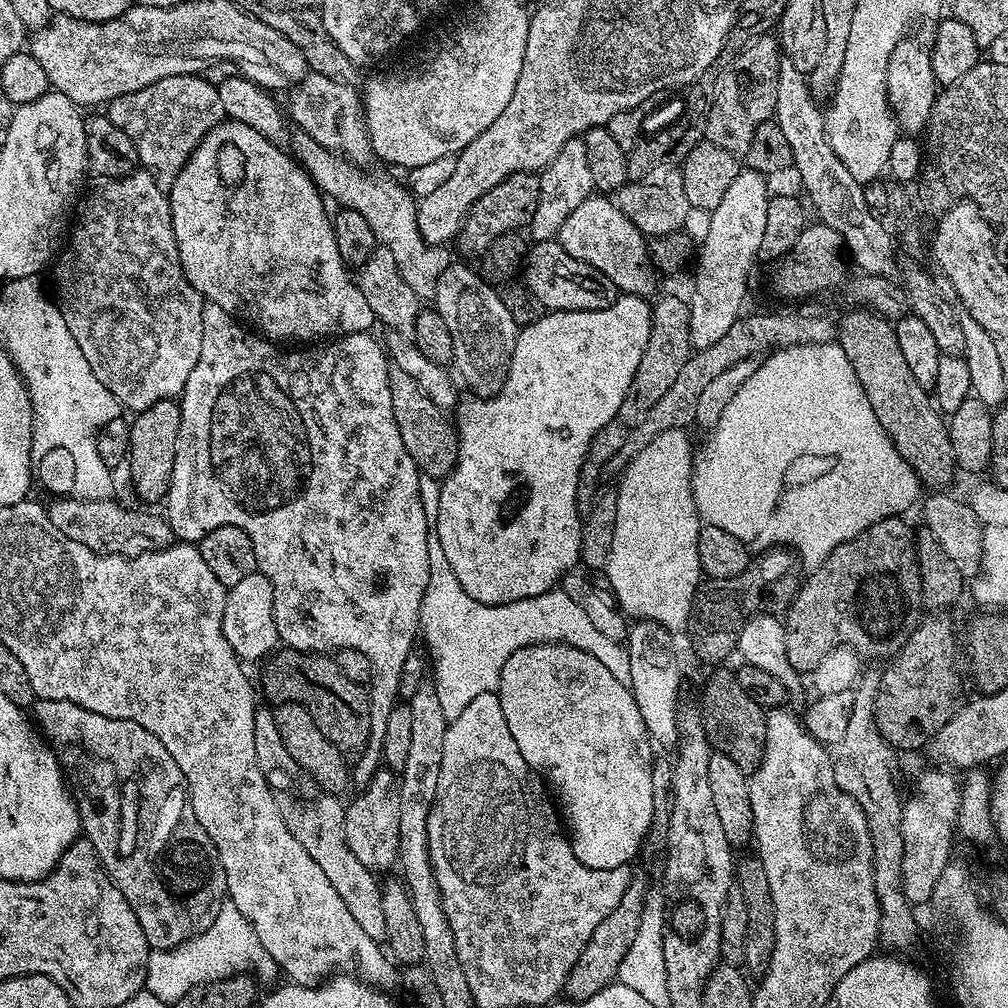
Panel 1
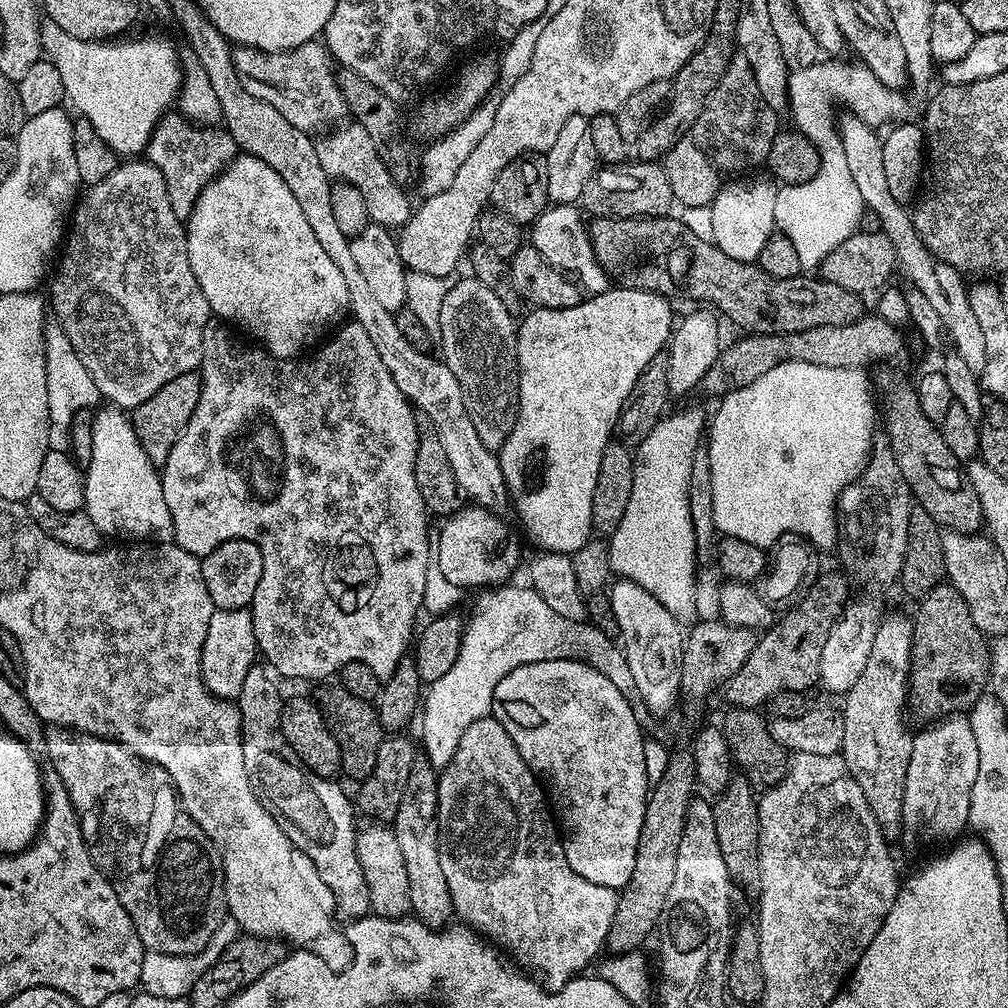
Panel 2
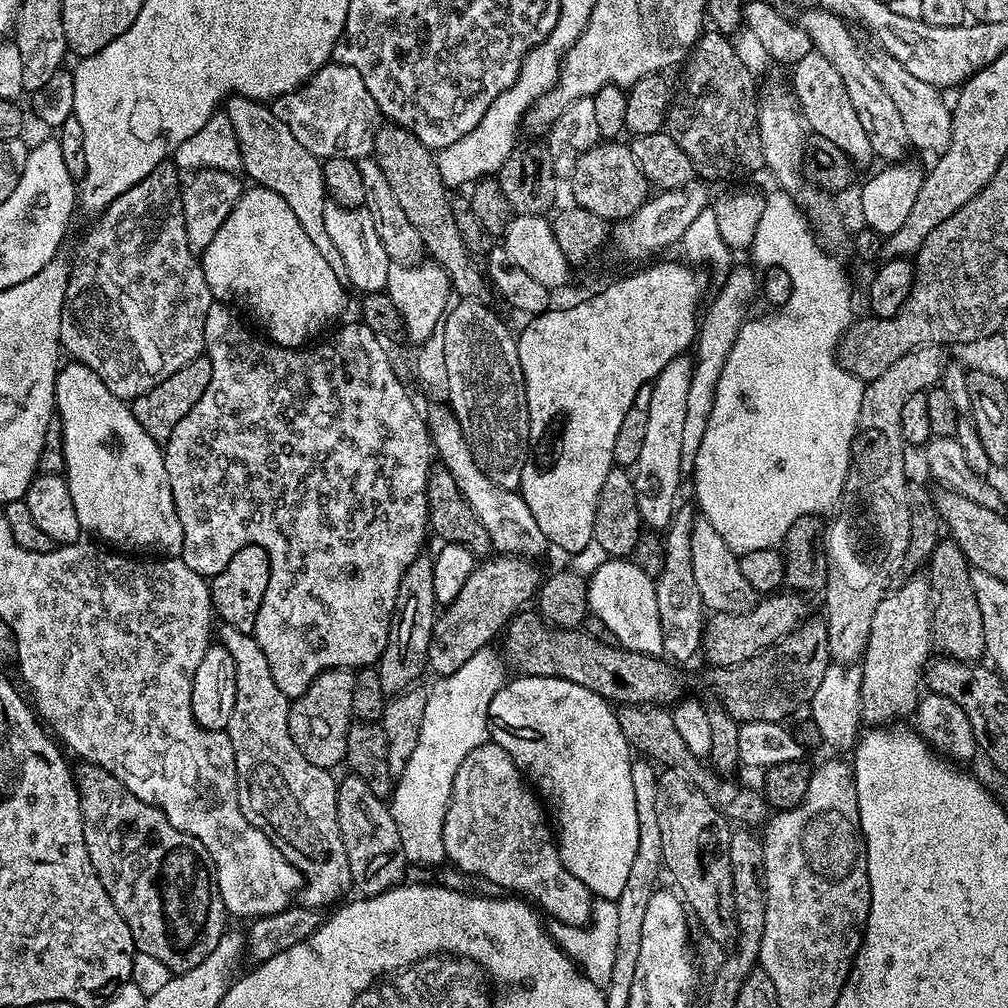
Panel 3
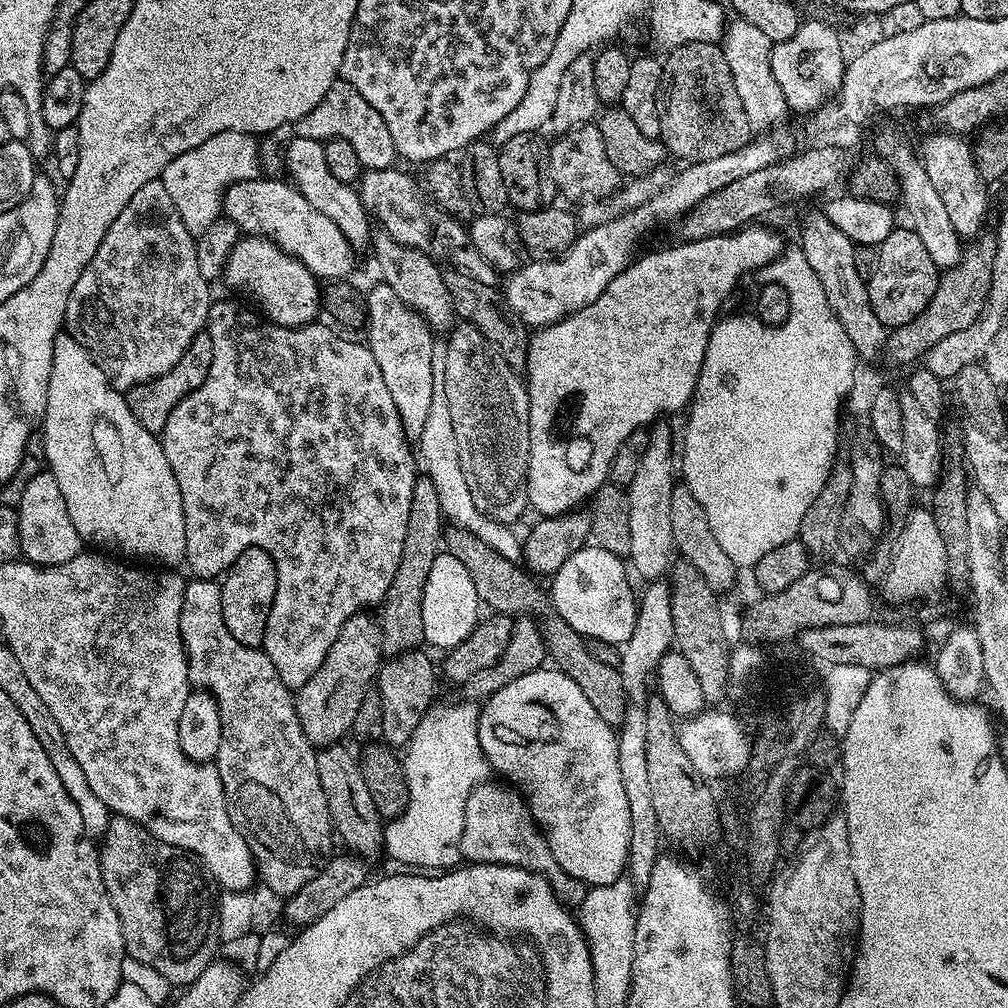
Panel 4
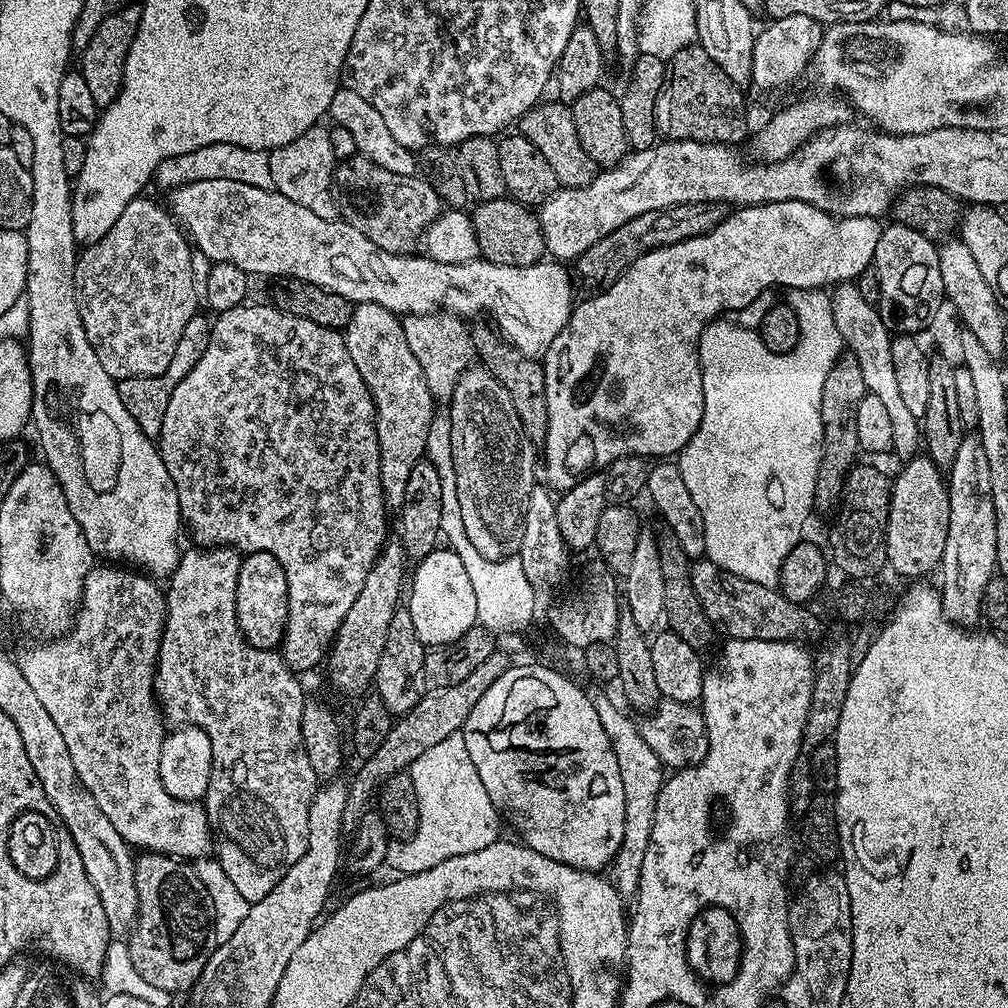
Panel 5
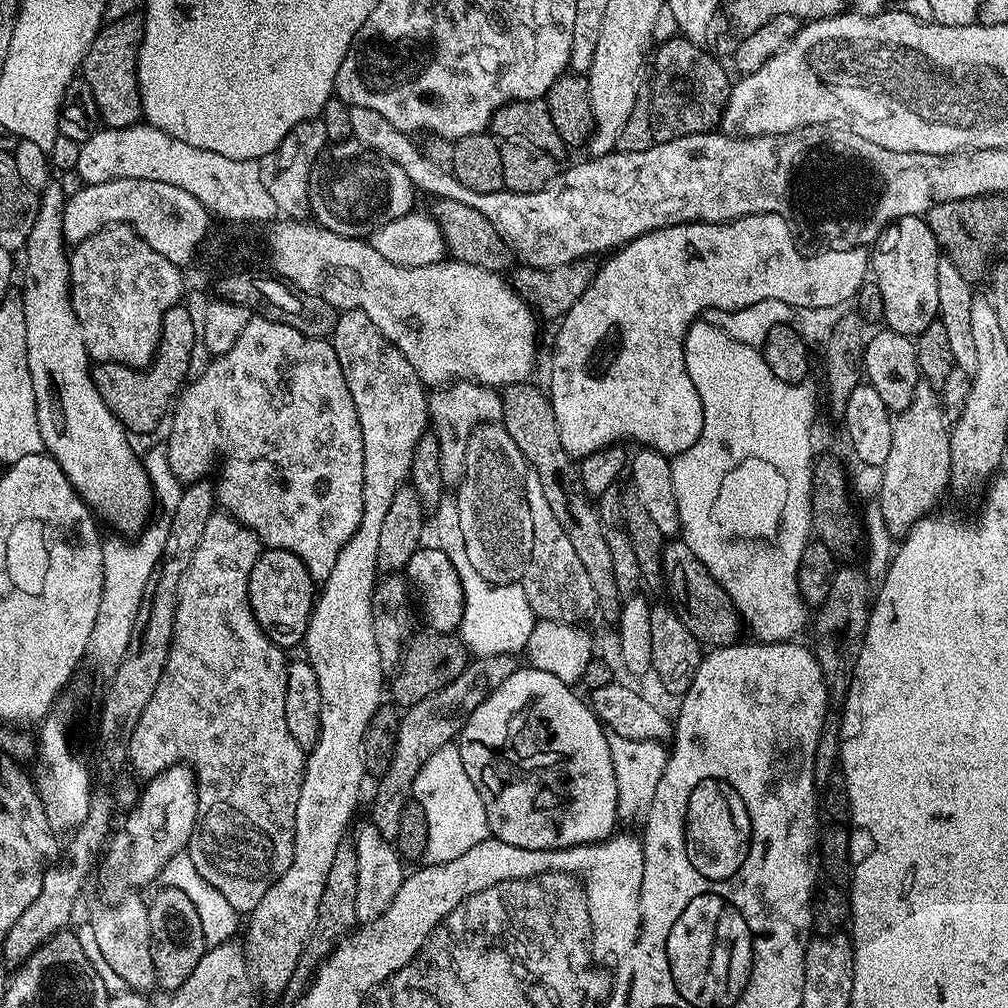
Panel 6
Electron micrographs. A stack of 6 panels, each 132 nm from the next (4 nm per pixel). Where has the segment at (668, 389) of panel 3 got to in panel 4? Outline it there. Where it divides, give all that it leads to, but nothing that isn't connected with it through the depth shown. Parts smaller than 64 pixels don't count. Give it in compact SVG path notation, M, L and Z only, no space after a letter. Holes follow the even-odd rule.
M660 423L651 425L648 432L648 449L638 462L634 482L630 482L626 489L630 502L630 554L627 559L630 561L631 571L635 575L637 572L644 582L659 581L669 571L674 559L670 530L670 494L678 482L678 476L674 471L672 432Z

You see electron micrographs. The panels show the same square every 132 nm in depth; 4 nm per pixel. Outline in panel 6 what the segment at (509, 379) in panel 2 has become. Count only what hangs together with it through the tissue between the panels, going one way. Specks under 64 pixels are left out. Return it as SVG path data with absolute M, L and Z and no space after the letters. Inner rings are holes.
M503 423L481 424L472 431L466 446L464 477L455 489L454 499L466 558L470 558L474 570L478 570L478 574L491 584L517 583L532 558L534 521L530 519L530 506L524 489L529 474L522 450L518 450Z

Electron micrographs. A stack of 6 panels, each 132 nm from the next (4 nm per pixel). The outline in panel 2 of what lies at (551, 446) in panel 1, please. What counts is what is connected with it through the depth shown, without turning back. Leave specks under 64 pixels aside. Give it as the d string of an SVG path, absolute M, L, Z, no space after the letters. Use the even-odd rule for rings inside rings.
M619 286L609 287L607 292L598 292L581 299L578 306L569 308L538 308L533 307L532 313L523 321L519 321L516 330L516 361L520 364L520 409L514 422L514 430L506 438L506 442L498 449L500 469L508 487L509 497L516 504L516 512L524 519L524 528L532 535L532 540L545 552L562 552L571 554L585 539L593 535L591 520L591 502L594 495L595 479L602 461L602 450L613 439L616 426L620 422L620 411L624 408L630 390L634 390L634 382L646 370L646 366L655 356L661 355L669 343L674 331L672 320L673 301L667 296L660 296L657 292L634 290ZM461 506L456 512L443 521L444 524L440 528L440 537L434 540L434 564L438 569L439 575L446 578L446 582L450 582L454 586L458 586L461 590L468 588L487 589L489 586L500 586L505 583L504 580L516 568L516 563L520 560L520 552L516 549L514 541L508 537L508 528L499 520L495 511L479 506Z

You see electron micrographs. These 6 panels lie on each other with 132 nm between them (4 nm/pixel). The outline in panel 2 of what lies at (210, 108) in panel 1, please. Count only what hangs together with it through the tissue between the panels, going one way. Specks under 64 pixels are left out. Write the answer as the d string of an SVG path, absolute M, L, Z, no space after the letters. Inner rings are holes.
M165 114L156 124L146 149L146 159L166 178L170 206L174 206L174 214L184 222L194 210L204 187L236 159L238 149L232 135L223 127L201 126L184 115L172 115Z

